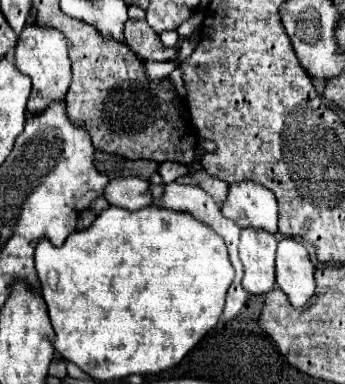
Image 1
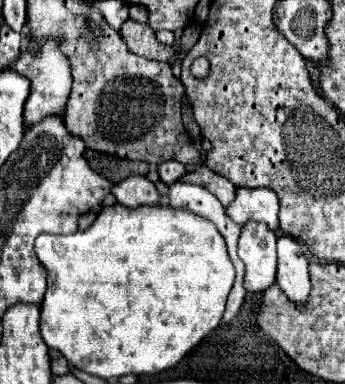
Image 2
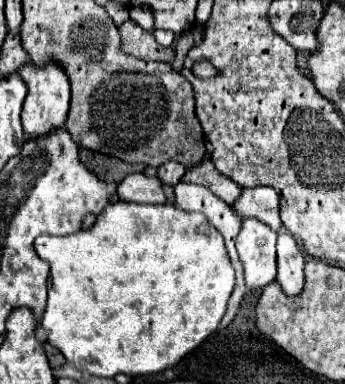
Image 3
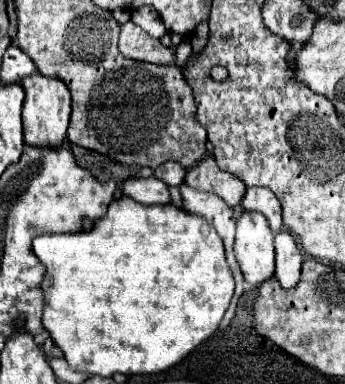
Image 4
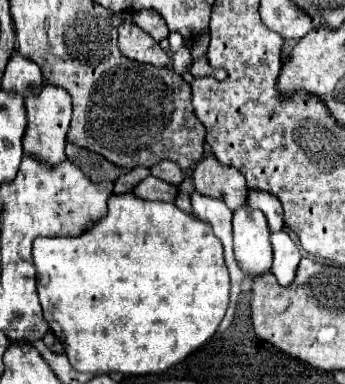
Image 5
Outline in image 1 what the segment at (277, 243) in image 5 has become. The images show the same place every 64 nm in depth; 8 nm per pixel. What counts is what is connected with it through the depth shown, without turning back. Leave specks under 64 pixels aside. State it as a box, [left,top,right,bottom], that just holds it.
[276,238,314,308]

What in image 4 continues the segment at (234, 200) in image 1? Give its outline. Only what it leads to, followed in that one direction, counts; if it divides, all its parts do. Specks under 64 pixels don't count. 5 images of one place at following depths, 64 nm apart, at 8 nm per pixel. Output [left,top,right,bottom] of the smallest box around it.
[240,188,282,232]

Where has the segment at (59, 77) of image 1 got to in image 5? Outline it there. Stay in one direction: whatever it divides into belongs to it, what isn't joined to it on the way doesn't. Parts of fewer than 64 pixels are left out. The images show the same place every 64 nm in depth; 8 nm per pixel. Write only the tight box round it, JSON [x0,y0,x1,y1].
[24,84,72,166]

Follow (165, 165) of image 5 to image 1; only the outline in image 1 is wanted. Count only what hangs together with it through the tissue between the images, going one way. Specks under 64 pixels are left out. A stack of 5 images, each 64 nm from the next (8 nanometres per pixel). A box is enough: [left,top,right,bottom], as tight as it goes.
[158,162,188,184]

